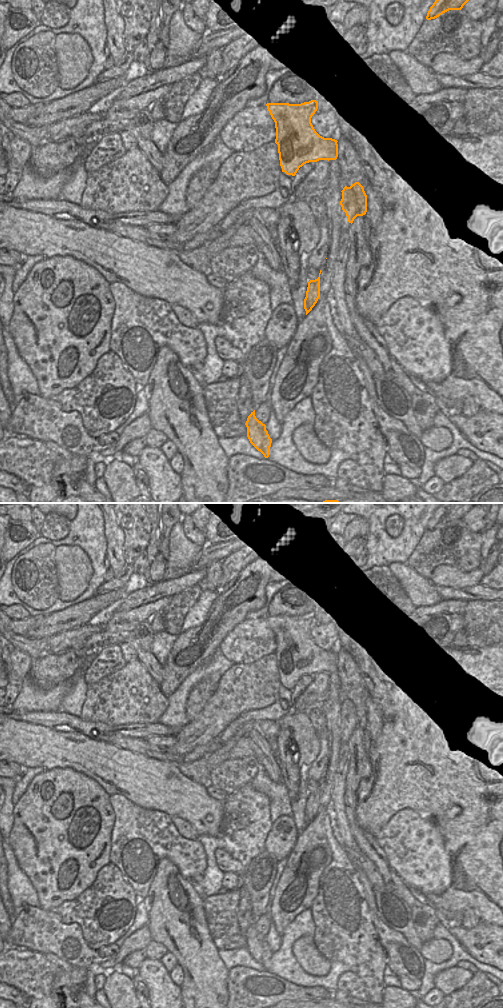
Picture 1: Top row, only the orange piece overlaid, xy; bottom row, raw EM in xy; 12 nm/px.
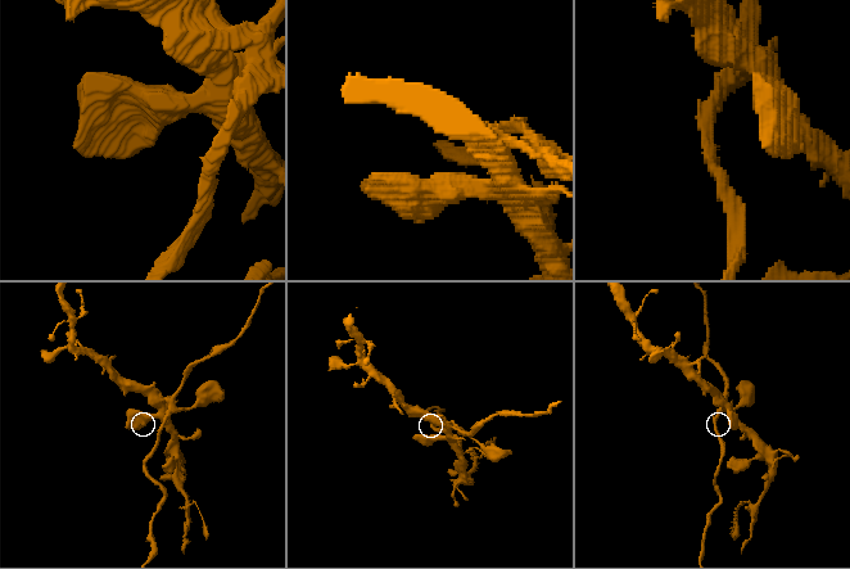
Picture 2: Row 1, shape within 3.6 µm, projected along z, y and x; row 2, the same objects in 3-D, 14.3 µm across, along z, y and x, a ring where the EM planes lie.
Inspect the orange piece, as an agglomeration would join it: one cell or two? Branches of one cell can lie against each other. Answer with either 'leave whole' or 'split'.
split

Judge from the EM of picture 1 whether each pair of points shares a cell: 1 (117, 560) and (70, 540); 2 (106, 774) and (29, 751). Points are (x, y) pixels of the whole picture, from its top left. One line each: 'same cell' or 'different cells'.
1: different cells
2: same cell

